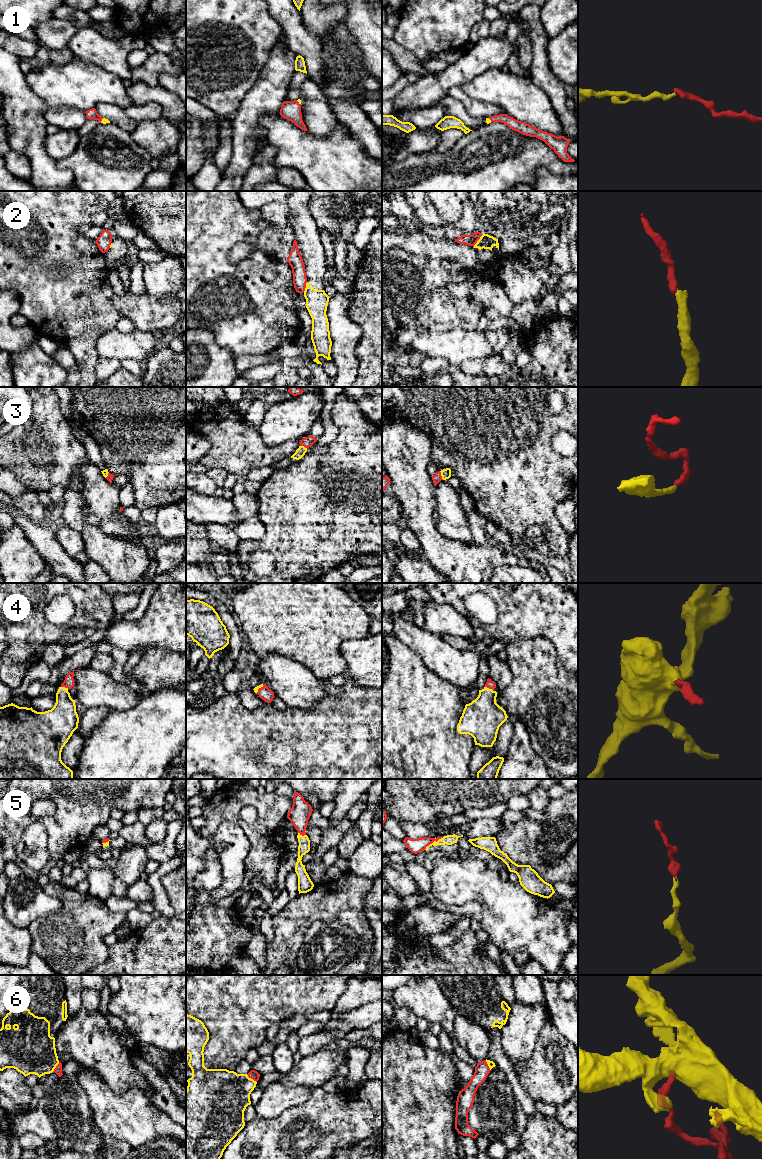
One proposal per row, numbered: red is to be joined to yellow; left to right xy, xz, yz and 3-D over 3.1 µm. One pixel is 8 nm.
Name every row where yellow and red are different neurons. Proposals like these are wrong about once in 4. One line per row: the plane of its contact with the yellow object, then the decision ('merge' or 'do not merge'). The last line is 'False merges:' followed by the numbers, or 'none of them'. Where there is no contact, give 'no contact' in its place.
1: xz | merge
2: yz | do not merge
3: yz | merge
4: xy | merge
5: yz | merge
6: xz | merge
False merges: 2

